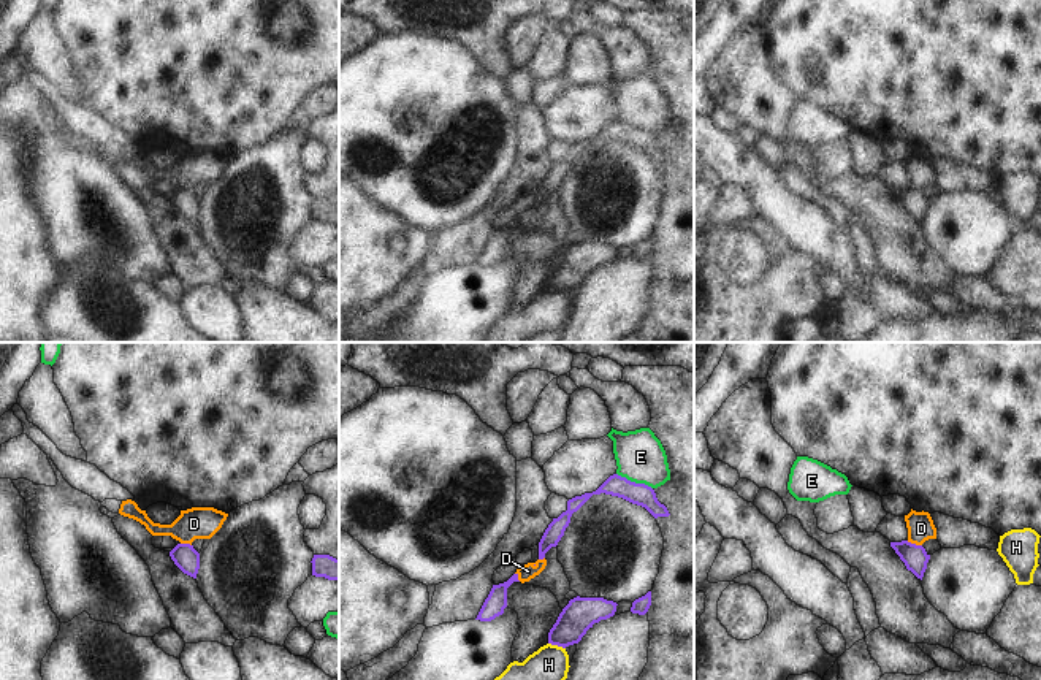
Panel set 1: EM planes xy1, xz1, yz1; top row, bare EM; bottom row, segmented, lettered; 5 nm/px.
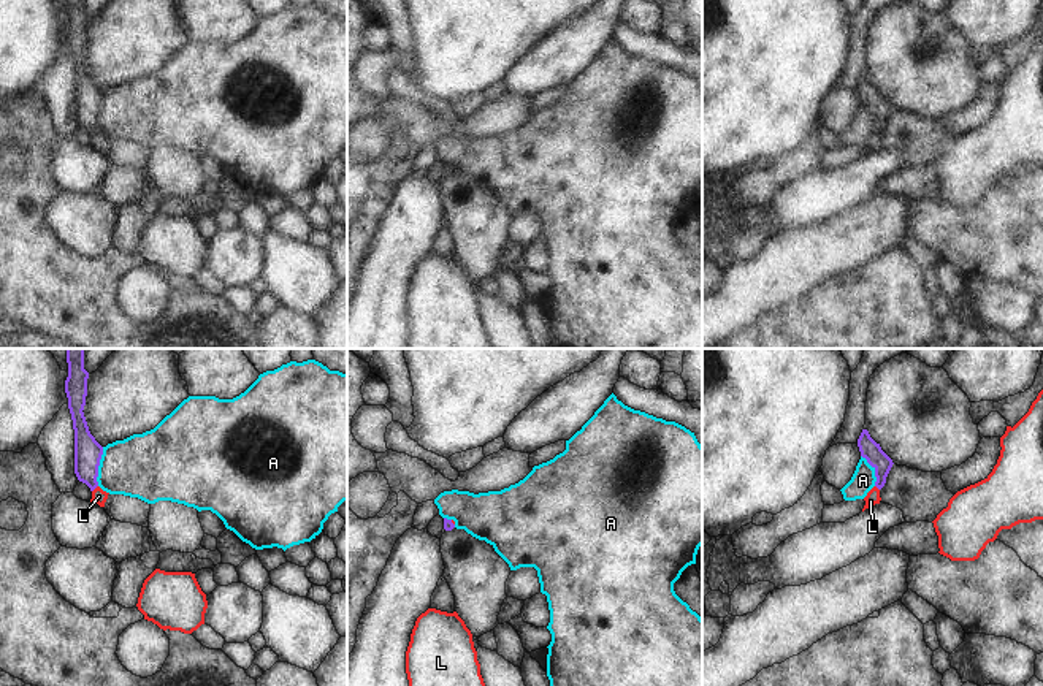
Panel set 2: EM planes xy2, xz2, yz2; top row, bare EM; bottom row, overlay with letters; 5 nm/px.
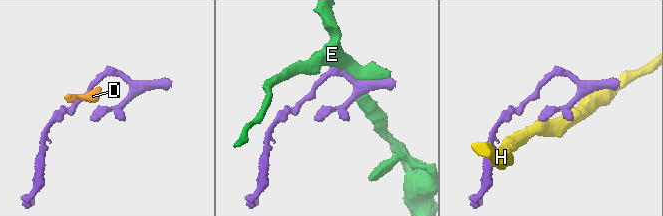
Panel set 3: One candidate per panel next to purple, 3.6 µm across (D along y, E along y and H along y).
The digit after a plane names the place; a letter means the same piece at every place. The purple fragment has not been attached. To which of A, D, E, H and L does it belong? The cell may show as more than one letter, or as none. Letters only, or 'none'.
L

